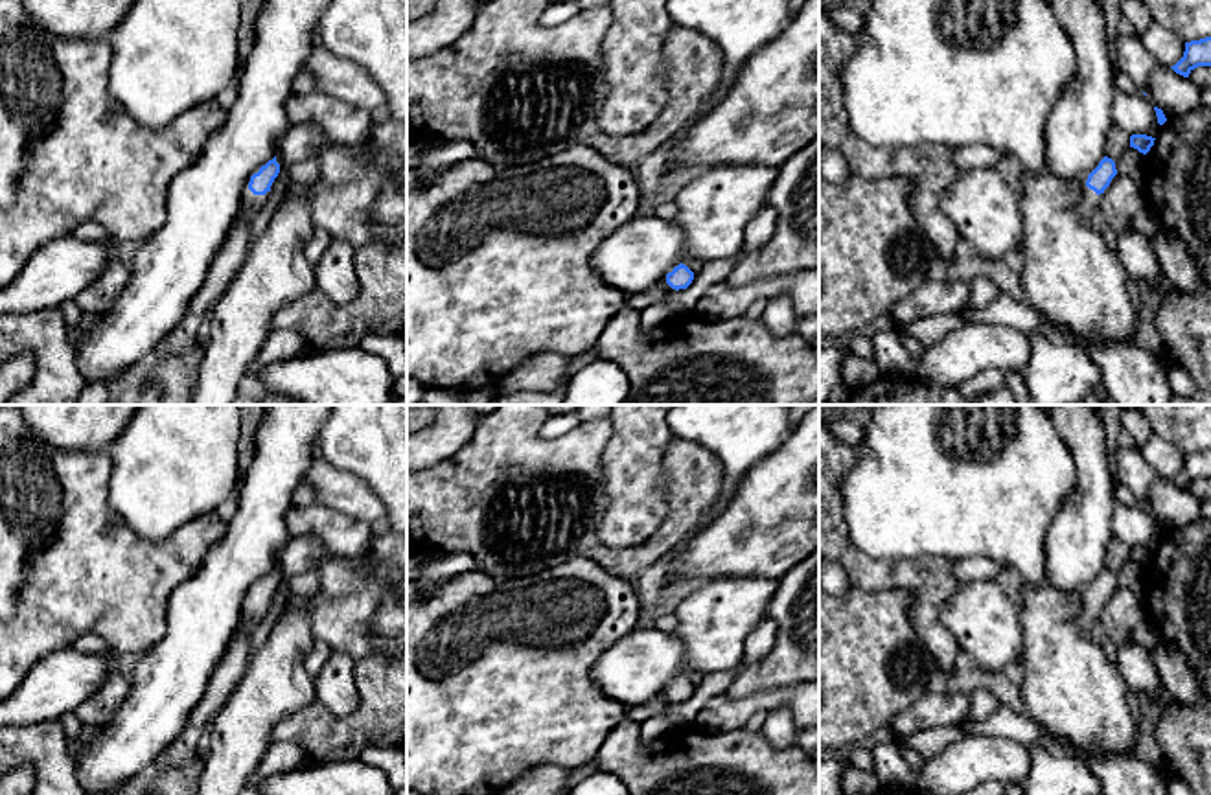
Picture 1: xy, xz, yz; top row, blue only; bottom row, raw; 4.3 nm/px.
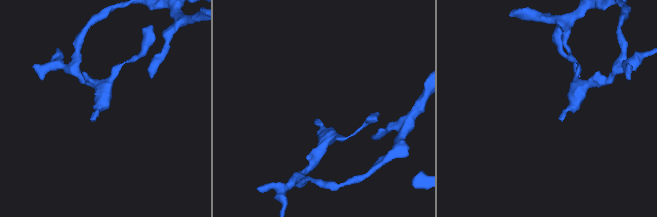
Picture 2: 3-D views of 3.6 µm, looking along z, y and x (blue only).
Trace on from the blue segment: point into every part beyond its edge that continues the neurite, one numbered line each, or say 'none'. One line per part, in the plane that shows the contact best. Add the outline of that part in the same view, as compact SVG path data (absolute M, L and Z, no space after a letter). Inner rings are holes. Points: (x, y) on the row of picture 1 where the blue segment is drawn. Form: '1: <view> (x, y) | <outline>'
none

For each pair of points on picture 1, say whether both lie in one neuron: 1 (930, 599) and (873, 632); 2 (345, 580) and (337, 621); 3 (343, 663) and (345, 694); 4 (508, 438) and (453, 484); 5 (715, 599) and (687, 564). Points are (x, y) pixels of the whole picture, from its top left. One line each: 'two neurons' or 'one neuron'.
1: two neurons
2: one neuron
3: one neuron
4: one neuron
5: two neurons

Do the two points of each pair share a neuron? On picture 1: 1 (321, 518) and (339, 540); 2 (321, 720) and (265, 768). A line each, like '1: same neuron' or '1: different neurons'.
1: same neuron
2: different neurons

